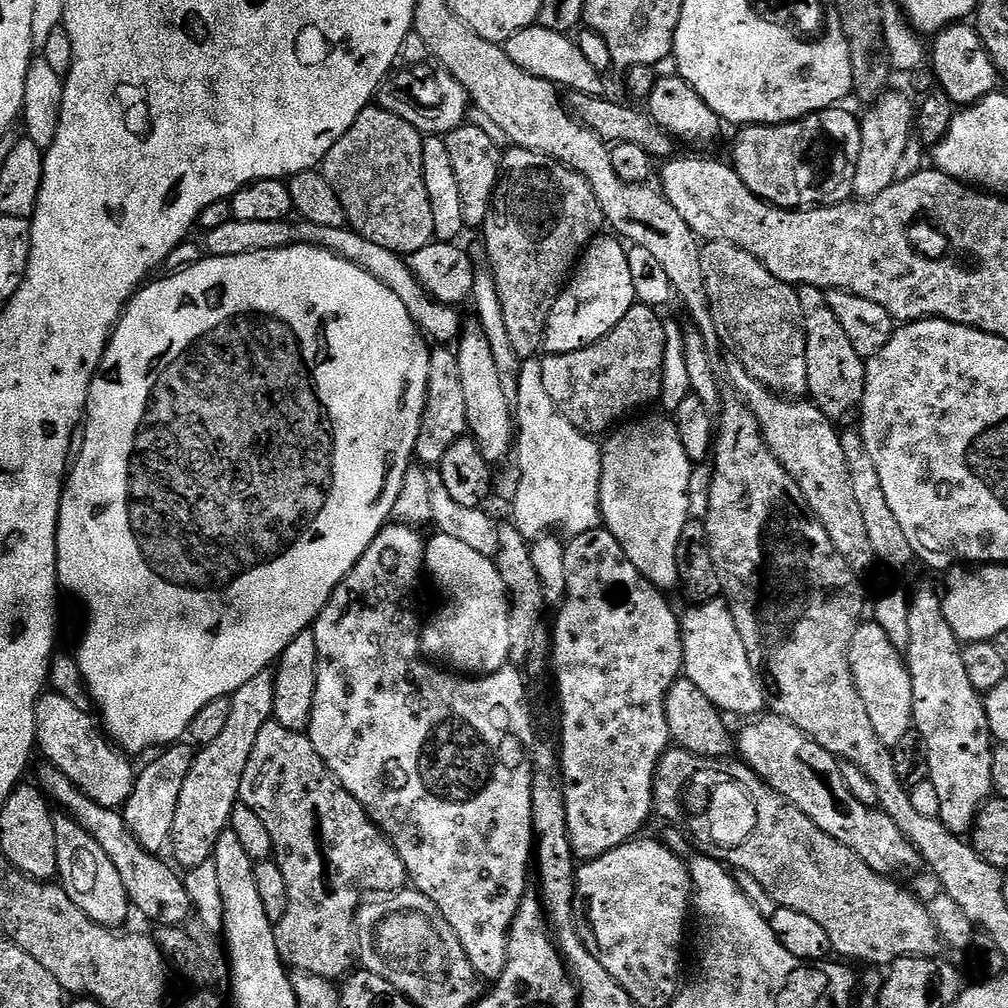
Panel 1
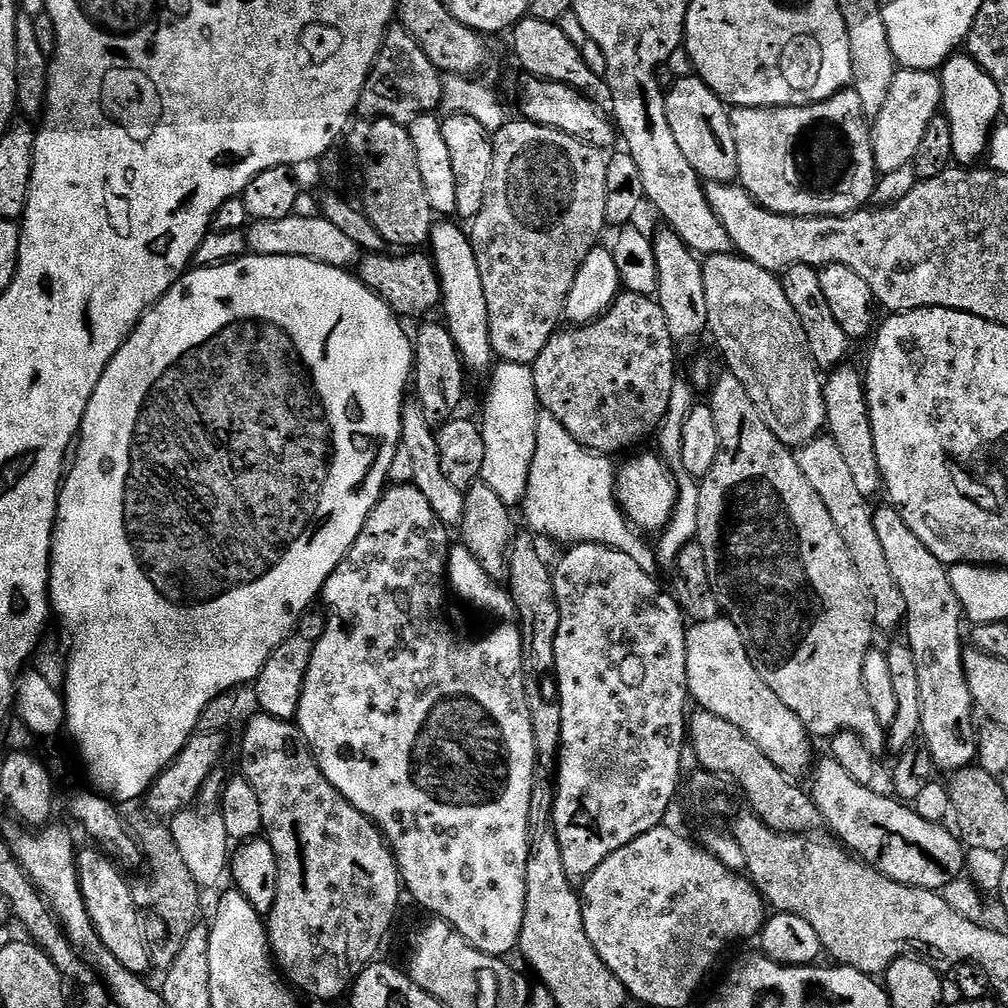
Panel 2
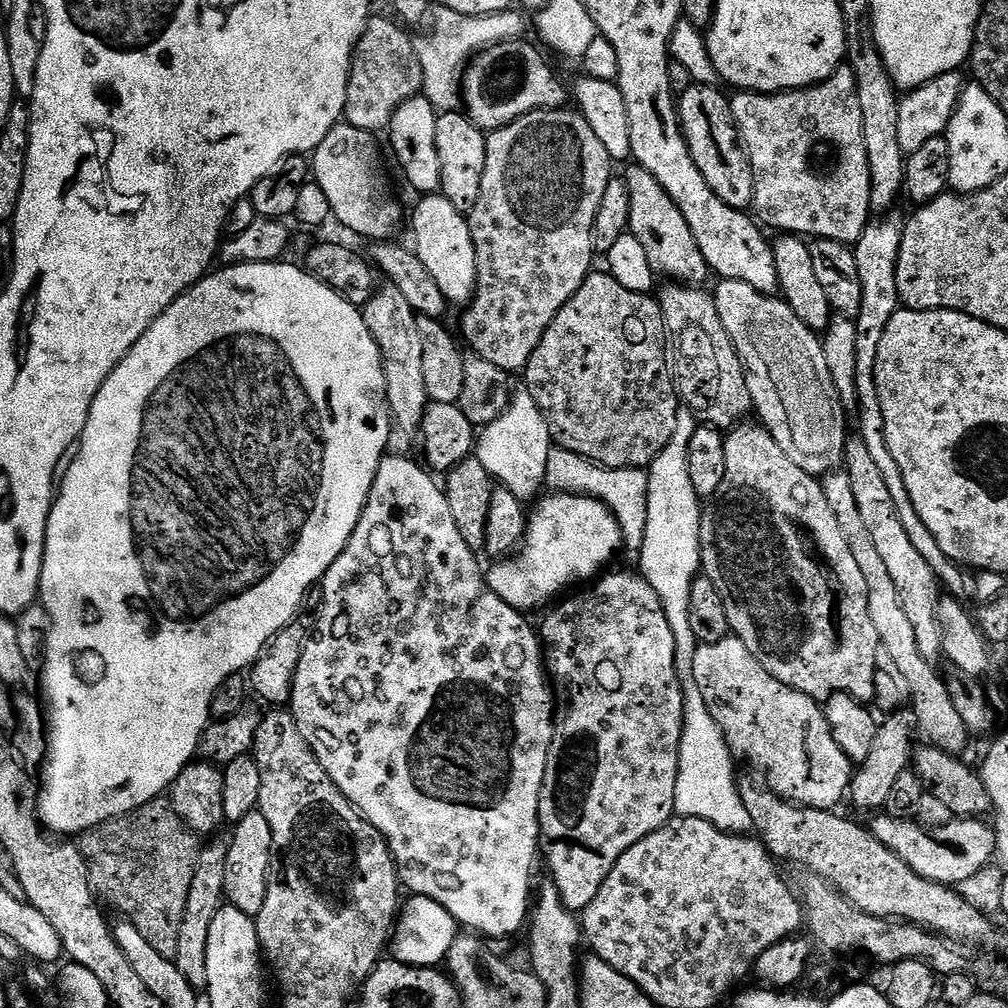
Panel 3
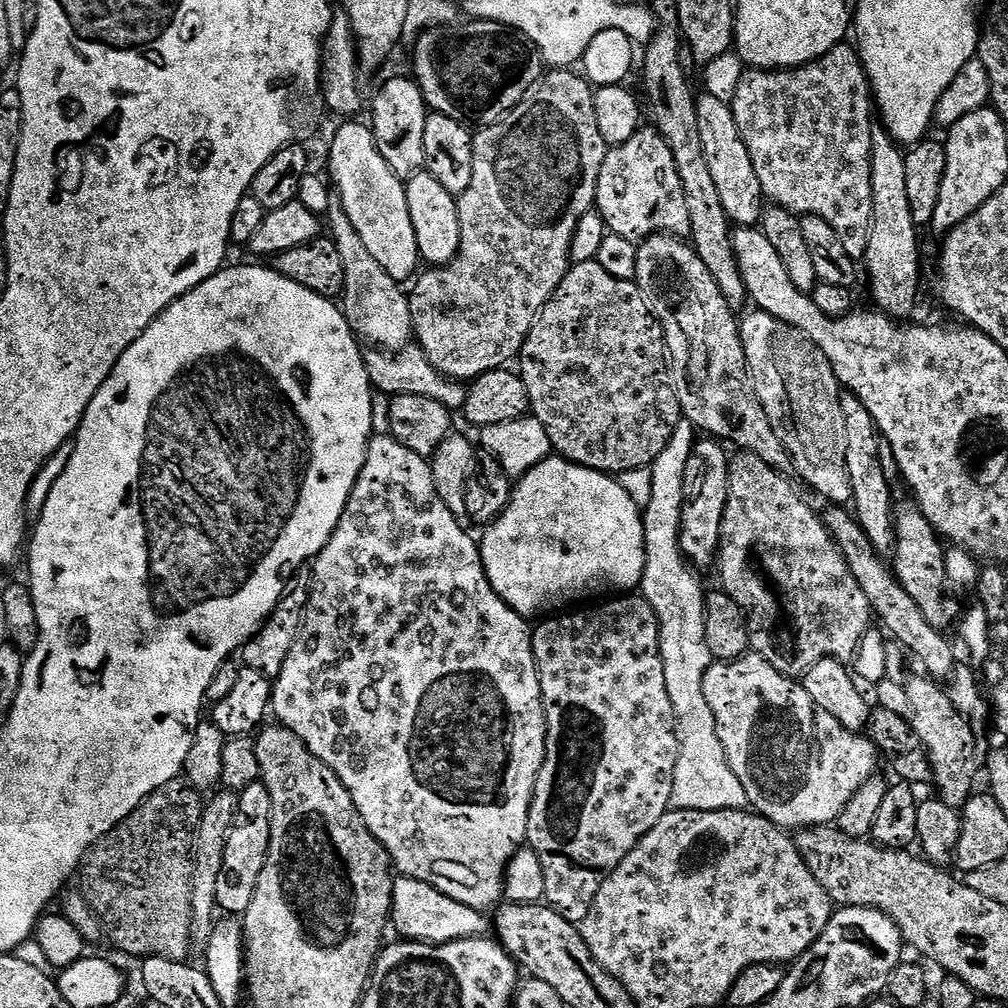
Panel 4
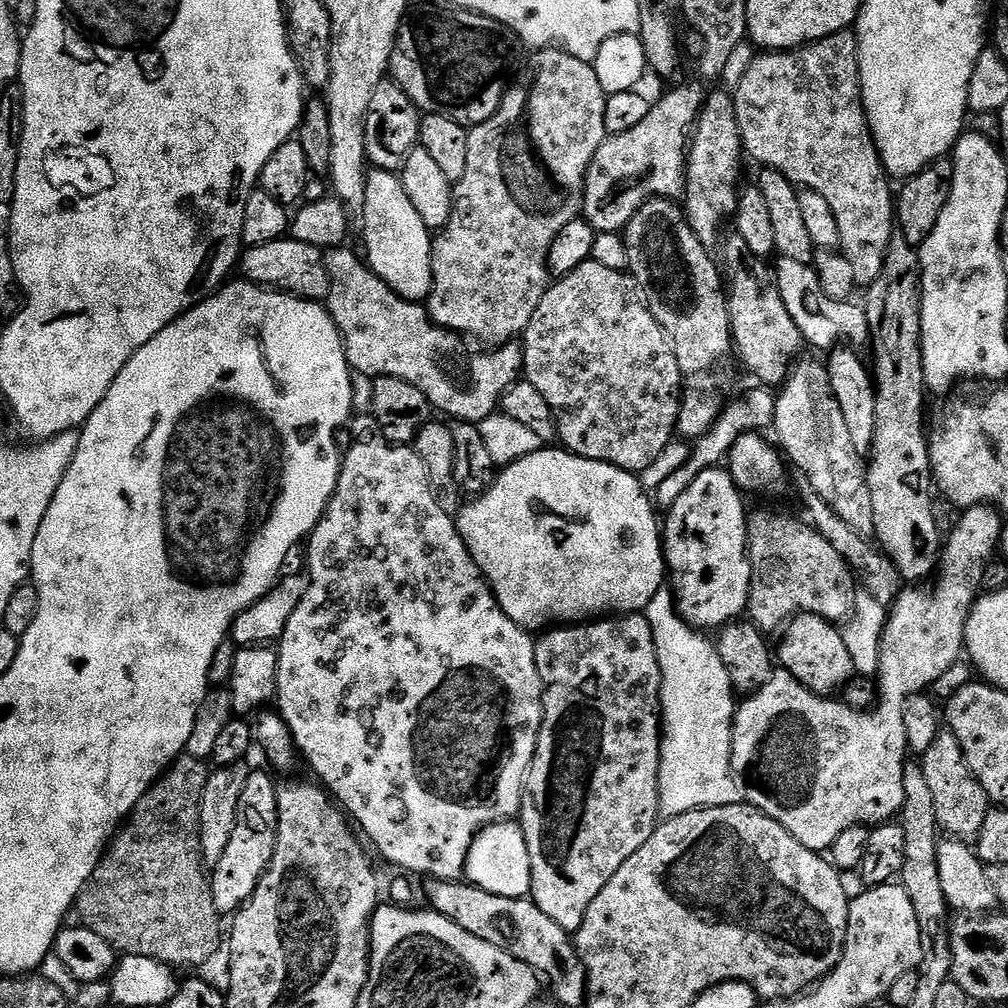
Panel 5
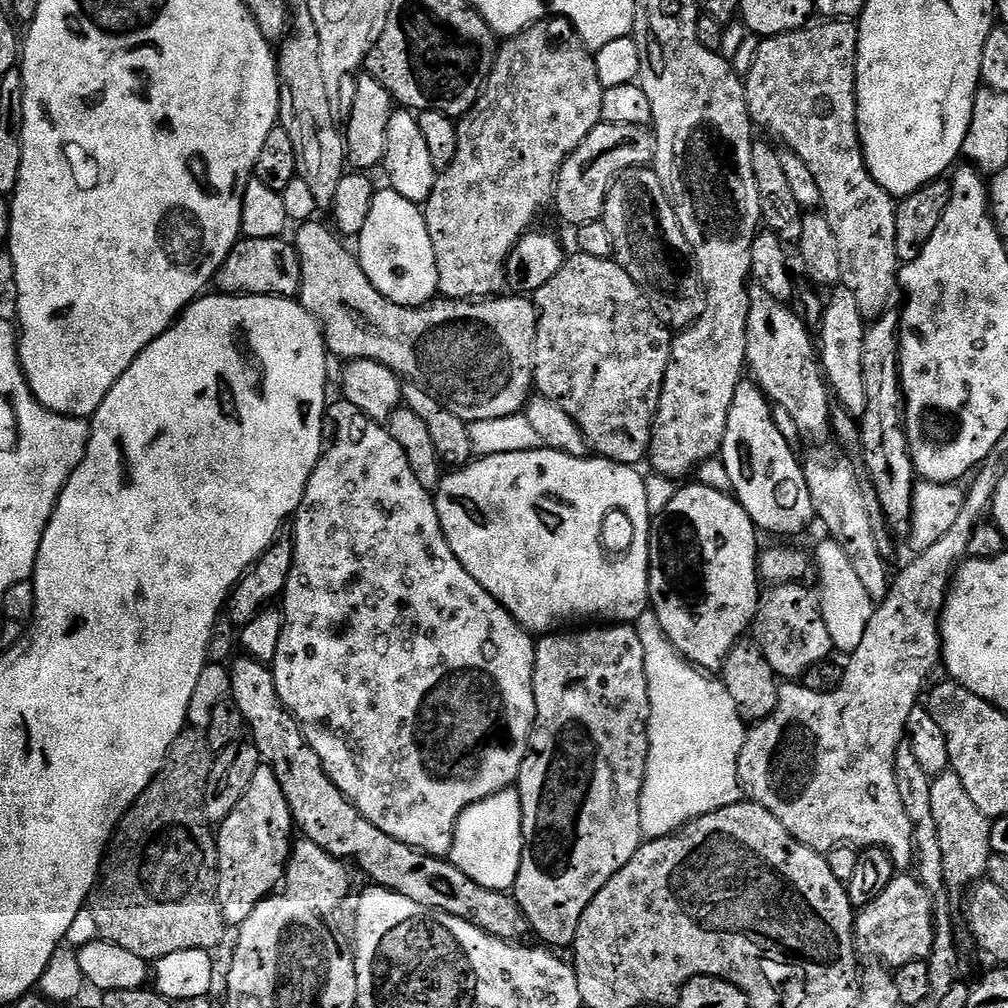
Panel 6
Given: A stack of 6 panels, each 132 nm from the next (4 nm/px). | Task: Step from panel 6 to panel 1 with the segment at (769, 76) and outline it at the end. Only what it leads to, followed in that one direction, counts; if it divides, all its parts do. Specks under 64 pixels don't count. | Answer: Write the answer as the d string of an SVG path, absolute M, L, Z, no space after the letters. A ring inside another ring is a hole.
M833 106L823 108L821 112L815 112L809 116L804 116L800 120L791 120L785 124L750 124L739 129L736 141L732 144L732 157L730 163L735 168L738 178L746 182L746 186L760 200L772 204L775 208L786 208L789 210L803 210L805 208L815 208L817 206L827 206L830 204L843 204L852 196L854 186L854 170L858 167L858 150L862 150L862 130L860 120L852 112L847 112L844 106Z

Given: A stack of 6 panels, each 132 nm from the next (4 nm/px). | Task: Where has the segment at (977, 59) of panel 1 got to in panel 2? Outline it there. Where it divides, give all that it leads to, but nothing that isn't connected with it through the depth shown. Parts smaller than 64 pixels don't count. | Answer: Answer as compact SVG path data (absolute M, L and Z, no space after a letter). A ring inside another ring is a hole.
M967 54L950 57L938 75L944 95L942 114L950 122L950 135L954 137L953 161L960 166L975 165L975 160L985 155L988 142L1001 119L1002 94L998 94L994 78L990 78L990 74L986 74L986 70L982 70L982 66Z

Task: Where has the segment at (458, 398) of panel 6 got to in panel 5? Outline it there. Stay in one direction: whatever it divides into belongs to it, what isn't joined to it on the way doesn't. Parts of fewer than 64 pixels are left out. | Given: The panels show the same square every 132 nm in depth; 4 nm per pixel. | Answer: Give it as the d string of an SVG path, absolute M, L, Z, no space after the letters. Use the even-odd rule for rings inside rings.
M348 246L331 249L325 255L324 261L332 279L326 307L344 340L344 353L348 359L348 367L353 373L360 375L361 372L362 375L368 376L367 378L402 378L418 386L418 390L426 394L429 404L437 413L445 412L446 415L452 416L453 421L469 422L479 422L493 415L499 409L500 399L504 396L505 390L521 379L524 350L519 343L509 342L495 350L480 350L484 352L468 356L468 348L464 345L467 344L465 337L433 323L423 303L402 299L361 257L359 260Z

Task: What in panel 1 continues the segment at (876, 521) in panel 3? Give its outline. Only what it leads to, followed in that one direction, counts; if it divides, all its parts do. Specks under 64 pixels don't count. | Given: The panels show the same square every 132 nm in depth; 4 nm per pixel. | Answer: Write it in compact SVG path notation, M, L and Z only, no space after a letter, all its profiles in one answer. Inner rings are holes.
M920 588L910 596L910 646L906 650L906 663L914 702L912 703L912 722L914 731L921 736L926 758L928 759L928 779L934 782L938 794L942 821L956 836L963 837L971 833L976 818L993 795L992 791L992 749L994 737L990 730L990 722L986 718L984 701L981 693L970 686L970 677L966 675L966 665L962 662L960 649L962 642L950 630L950 622L946 622L944 601L939 591L932 588Z

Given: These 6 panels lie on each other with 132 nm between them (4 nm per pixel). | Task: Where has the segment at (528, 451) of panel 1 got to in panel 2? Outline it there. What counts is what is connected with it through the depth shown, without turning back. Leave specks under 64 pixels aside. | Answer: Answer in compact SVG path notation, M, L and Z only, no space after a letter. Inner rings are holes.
M541 411L538 422L536 423L536 441L534 442L534 462L530 462L530 482L526 482L526 494L524 495L524 502L522 511L524 511L524 520L529 524L531 531L537 537L549 536L552 540L557 540L558 543L564 544L563 546L574 544L601 544L602 546L610 546L614 550L622 550L622 554L630 554L630 558L634 558L634 562L638 562L641 570L652 572L657 567L656 554L651 543L647 544L643 540L645 537L630 523L628 517L625 516L623 509L616 496L616 477L617 465L612 465L607 455L598 452L589 452L580 445L566 430L566 426L562 426L562 422L558 422L558 418L554 418L549 412Z

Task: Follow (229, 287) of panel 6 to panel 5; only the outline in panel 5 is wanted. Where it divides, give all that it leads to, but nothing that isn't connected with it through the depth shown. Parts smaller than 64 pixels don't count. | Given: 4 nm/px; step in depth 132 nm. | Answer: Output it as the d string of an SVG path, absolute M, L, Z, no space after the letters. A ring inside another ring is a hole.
M291 238L254 244L243 249L238 261L238 272L249 284L258 284L262 288L286 292L299 296L301 300L324 302L328 298L328 290L332 279L324 261L325 253L306 242L298 242Z

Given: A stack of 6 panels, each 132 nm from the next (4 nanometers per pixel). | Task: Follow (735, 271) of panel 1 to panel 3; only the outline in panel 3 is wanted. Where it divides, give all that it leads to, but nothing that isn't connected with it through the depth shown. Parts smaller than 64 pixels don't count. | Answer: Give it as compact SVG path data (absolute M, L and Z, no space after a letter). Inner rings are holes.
M720 280L717 285L714 299L718 318L744 366L752 406L755 415L760 415L759 423L772 435L790 462L806 470L806 474L823 478L829 472L837 471L844 459L846 431L844 420L840 417L842 405L832 384L830 370L826 370L821 337L811 332L798 318L798 314L794 314L794 310L790 310L790 306L776 296L763 296L754 290L754 286L746 286L746 282L737 280Z

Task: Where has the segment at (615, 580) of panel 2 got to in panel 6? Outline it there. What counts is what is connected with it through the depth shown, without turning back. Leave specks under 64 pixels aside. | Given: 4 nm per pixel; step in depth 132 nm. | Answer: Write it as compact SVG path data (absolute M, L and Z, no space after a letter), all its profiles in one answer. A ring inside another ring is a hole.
M614 624L611 626L588 626L583 630L560 630L555 634L544 634L535 641L536 661L534 662L534 698L536 699L536 721L532 727L532 737L528 743L528 753L522 762L518 791L522 806L522 850L521 868L518 870L514 895L516 905L528 920L533 933L541 936L545 945L553 949L571 949L578 934L578 922L586 914L586 906L594 902L598 890L634 858L642 841L645 839L642 830L642 786L648 761L648 719L650 718L650 694L646 682L646 654L642 648L642 638L636 633L632 624Z

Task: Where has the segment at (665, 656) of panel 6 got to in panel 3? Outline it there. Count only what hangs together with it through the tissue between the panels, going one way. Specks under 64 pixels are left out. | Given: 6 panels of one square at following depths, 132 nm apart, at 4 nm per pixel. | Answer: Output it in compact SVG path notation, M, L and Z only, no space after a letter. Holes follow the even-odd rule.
M683 406L676 412L674 422L674 435L670 442L654 458L654 462L648 465L648 509L646 510L646 538L642 538L642 546L638 553L640 559L639 575L658 594L662 602L662 610L666 610L666 622L670 622L670 630L674 630L674 646L676 647L676 669L680 675L680 683L684 686L684 733L680 743L680 765L678 766L678 786L674 794L674 806L676 816L689 816L700 818L710 822L718 830L733 834L748 834L752 832L750 813L740 797L740 784L736 780L736 772L732 769L734 753L729 748L724 731L714 722L710 710L706 706L706 698L702 698L702 690L698 690L698 682L694 682L692 671L694 670L694 654L698 647L698 641L694 629L690 627L690 590L701 571L699 526L702 511L702 498L694 490L694 482L690 482L690 438L694 438L698 427L696 413L691 408Z

